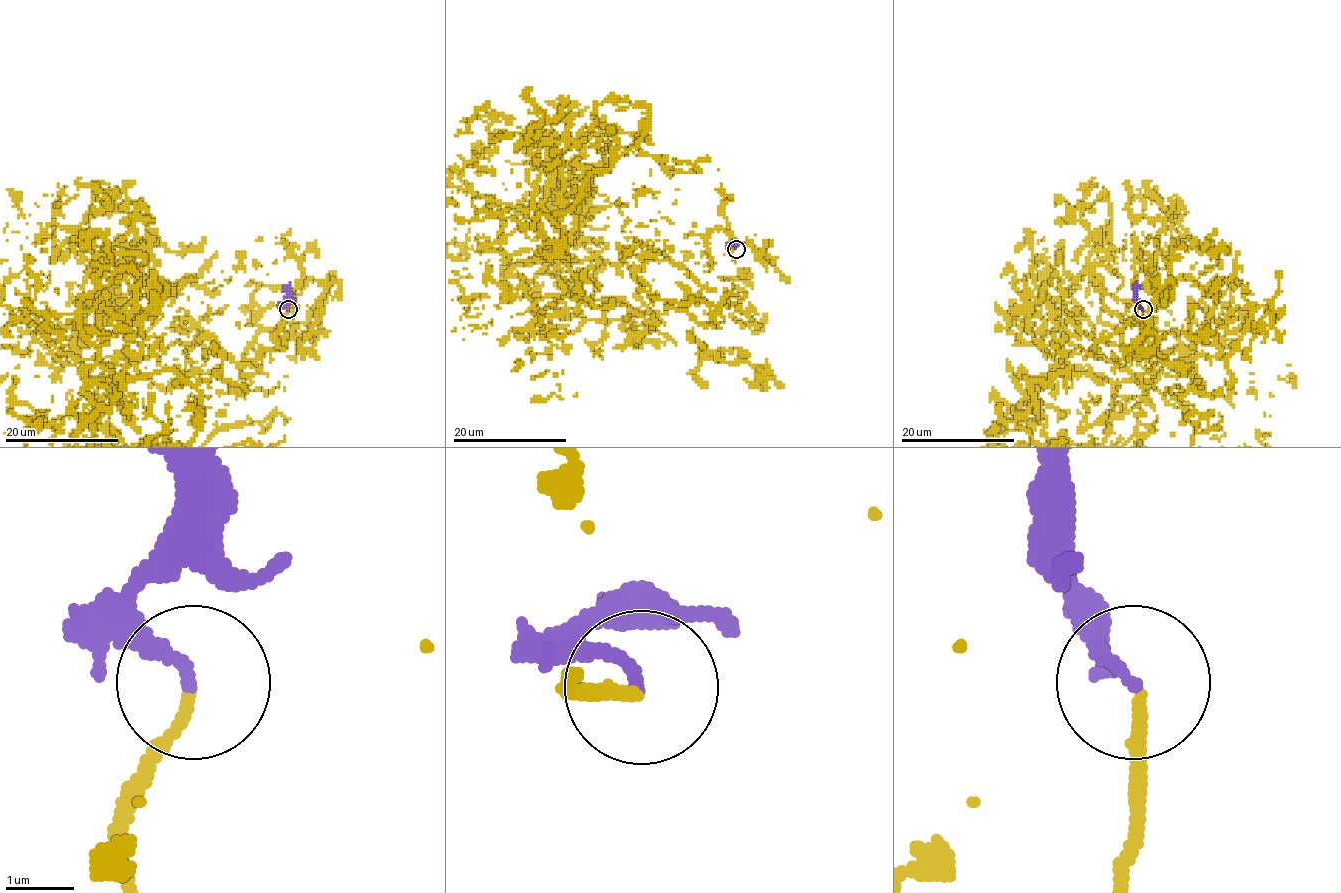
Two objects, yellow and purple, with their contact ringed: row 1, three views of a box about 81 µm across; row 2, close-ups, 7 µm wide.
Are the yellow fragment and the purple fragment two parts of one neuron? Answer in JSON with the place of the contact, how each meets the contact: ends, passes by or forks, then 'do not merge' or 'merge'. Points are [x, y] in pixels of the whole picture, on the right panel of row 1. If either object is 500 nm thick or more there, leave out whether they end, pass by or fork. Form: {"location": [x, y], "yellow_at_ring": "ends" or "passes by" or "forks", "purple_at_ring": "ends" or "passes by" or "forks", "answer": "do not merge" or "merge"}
{"location": [1143, 309], "yellow_at_ring": "ends", "purple_at_ring": "ends", "answer": "merge"}

